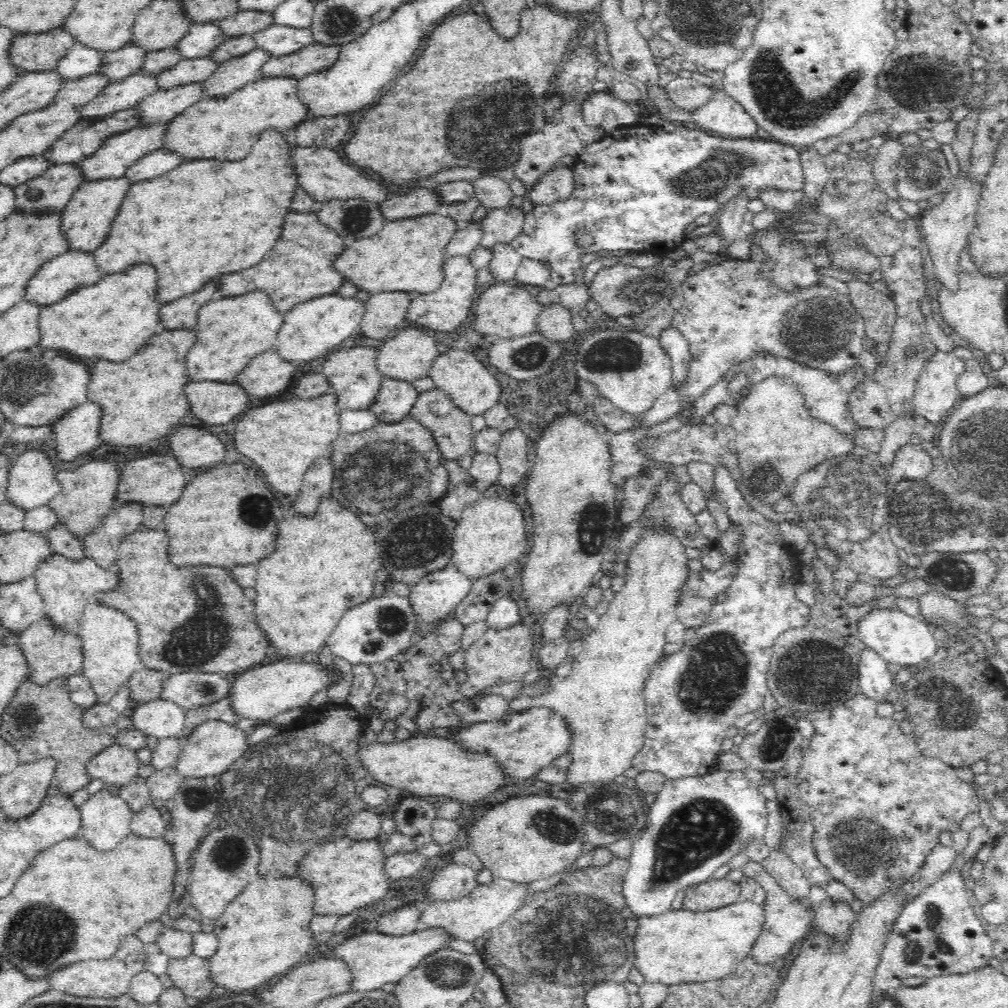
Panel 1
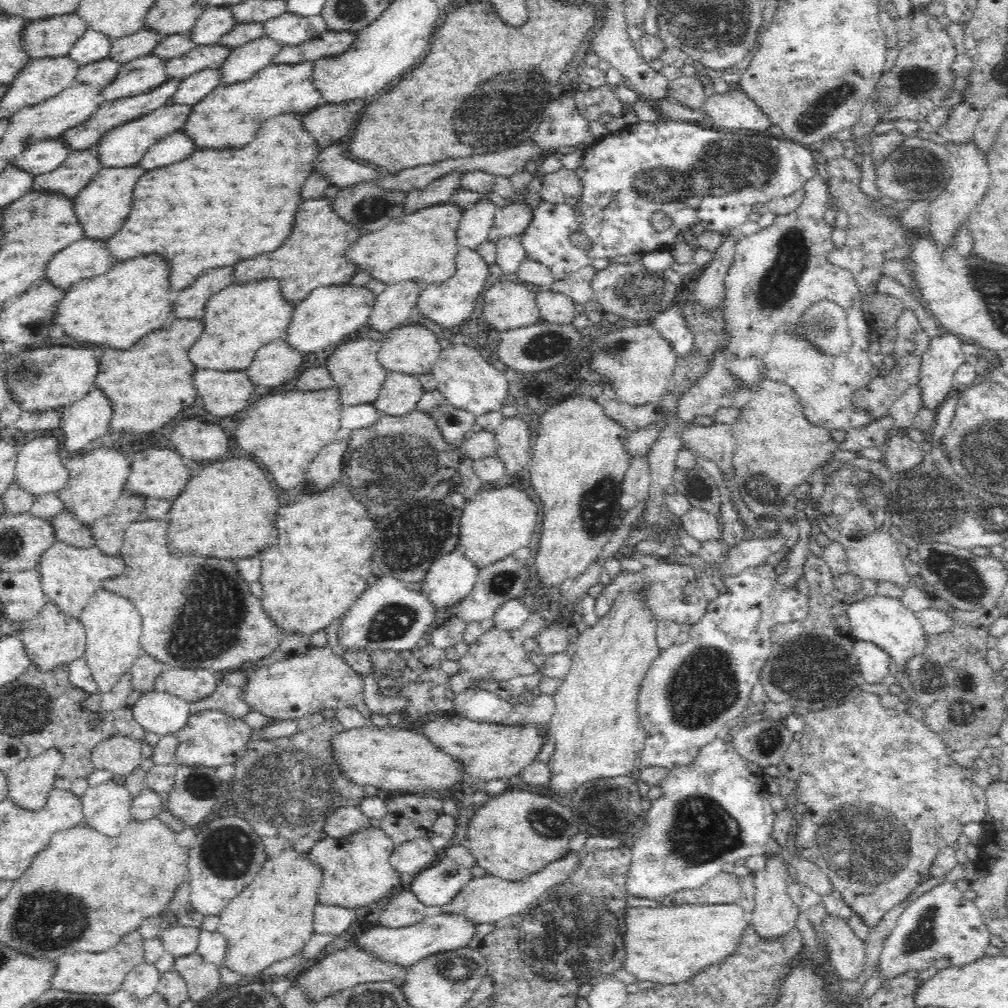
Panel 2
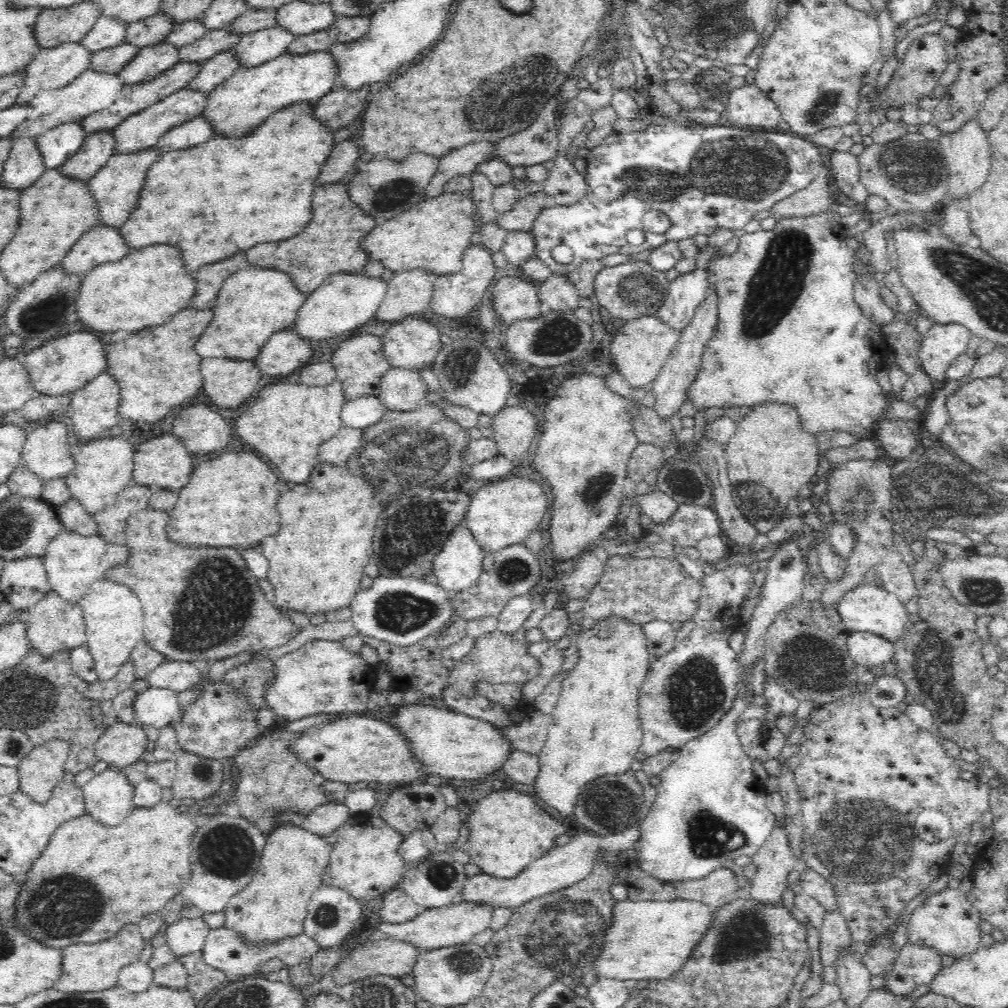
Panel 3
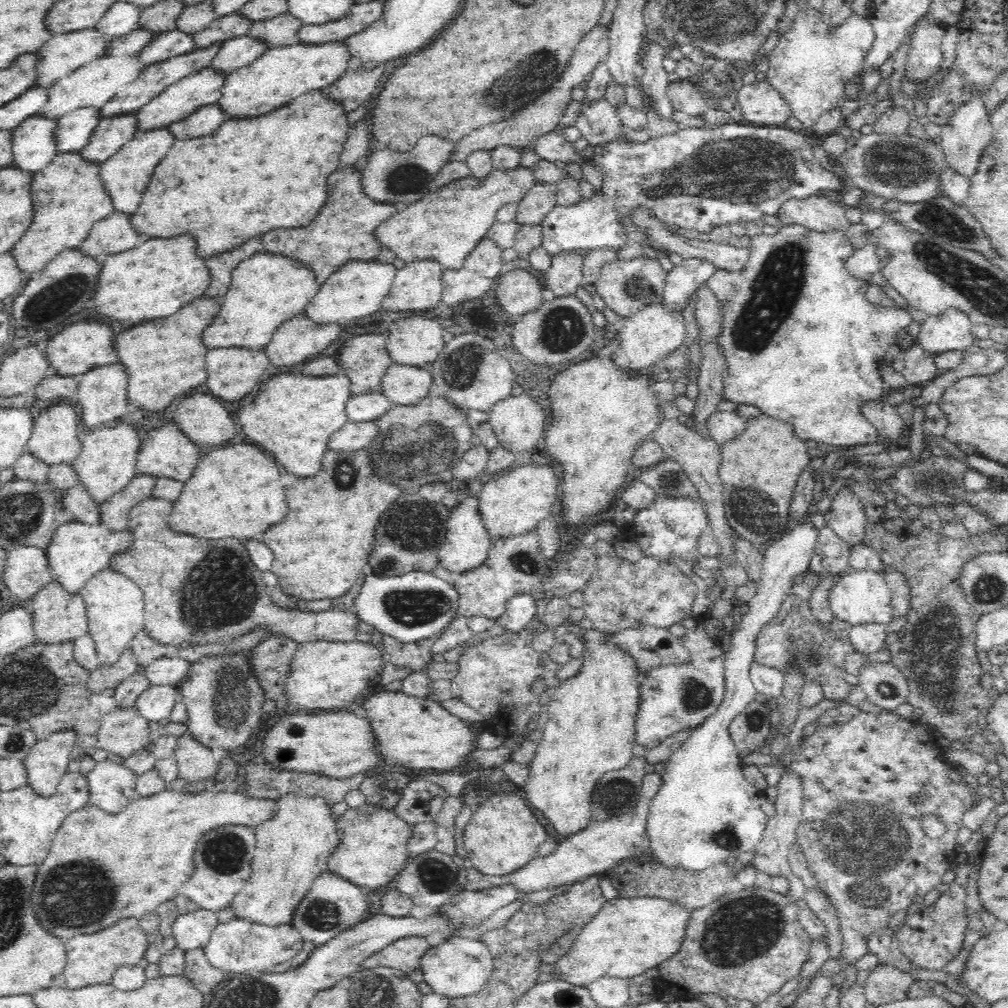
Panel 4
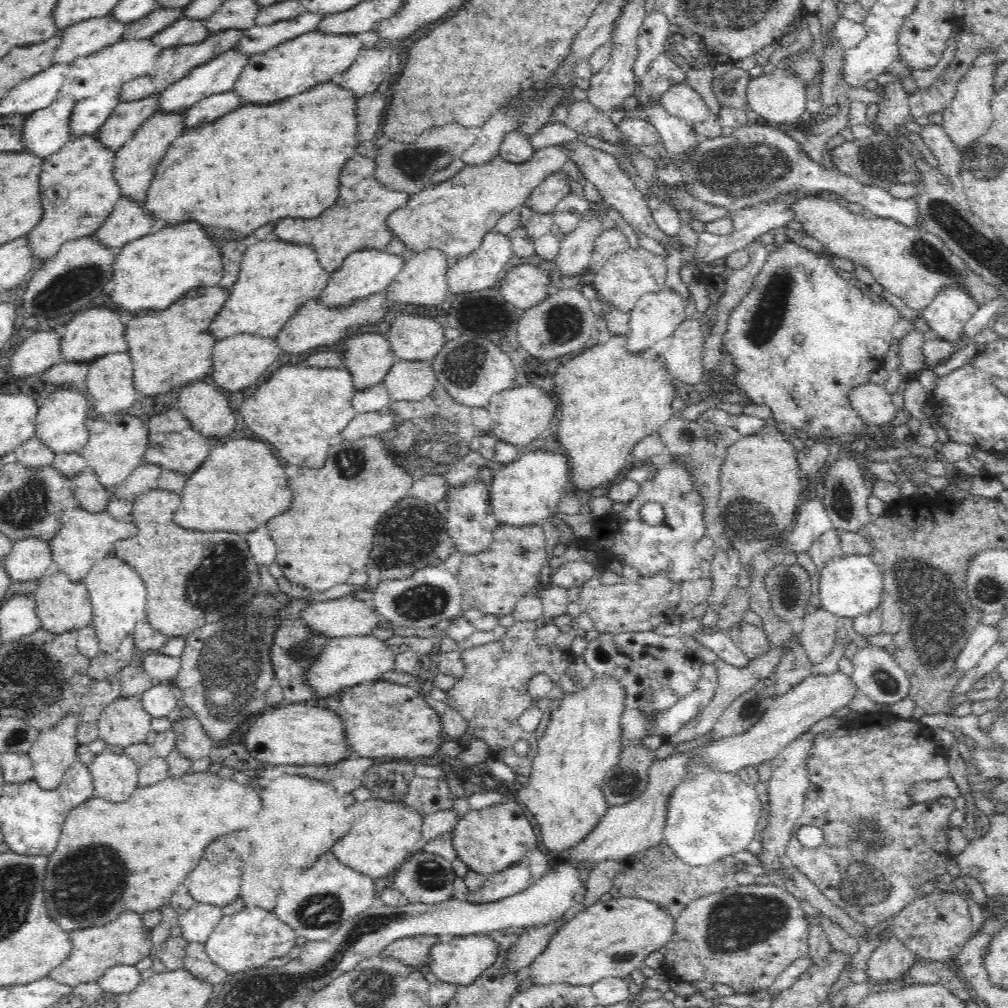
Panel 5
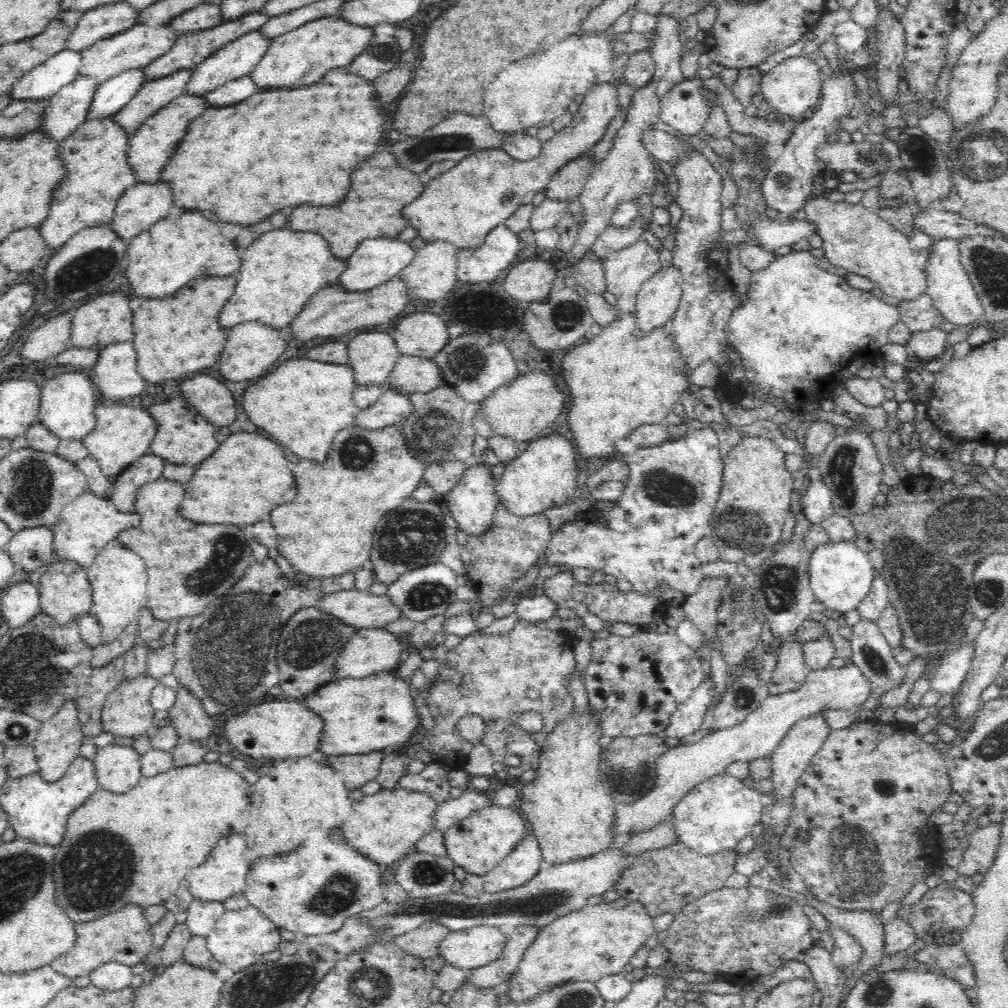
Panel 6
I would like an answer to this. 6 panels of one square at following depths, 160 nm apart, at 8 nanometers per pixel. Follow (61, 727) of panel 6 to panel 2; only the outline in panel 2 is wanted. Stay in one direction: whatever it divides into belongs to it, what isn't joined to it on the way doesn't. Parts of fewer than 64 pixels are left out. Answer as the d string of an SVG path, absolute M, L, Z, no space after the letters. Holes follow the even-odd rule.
M46 750L40 756L28 757L5 772L7 798L19 809L38 812L46 806L48 795L63 763L62 753Z

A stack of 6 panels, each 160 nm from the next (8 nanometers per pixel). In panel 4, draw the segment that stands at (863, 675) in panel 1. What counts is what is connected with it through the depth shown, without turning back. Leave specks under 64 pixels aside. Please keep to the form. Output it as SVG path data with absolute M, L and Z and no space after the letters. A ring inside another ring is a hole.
M881 624L851 626L849 639L854 651L868 658L870 654L878 654L889 648L886 646L886 626Z

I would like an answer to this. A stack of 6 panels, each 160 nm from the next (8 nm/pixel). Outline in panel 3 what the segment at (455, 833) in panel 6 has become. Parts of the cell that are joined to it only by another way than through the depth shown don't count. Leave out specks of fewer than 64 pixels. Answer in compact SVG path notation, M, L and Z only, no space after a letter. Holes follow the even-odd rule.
M502 790L486 796L476 804L470 814L469 839L466 850L470 853L471 862L482 869L482 872L496 878L514 878L529 864L548 854L556 838L567 834L568 826L548 810L540 808L534 796Z

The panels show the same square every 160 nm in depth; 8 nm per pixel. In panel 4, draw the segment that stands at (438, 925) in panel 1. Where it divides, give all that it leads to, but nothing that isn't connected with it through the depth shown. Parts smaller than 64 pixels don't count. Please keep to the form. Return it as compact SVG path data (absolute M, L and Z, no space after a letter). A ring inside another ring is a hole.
M656 772L646 773L643 779L640 799L630 814L624 814L620 818L612 820L592 821L582 830L571 834L563 839L558 839L558 846L554 852L547 856L536 856L527 862L522 868L504 876L492 876L482 874L467 865L466 890L482 891L494 887L511 886L519 896L523 894L534 894L544 890L558 890L560 886L571 887L582 879L592 875L604 875L604 872L616 866L629 857L637 857L648 853L650 841L647 837L647 816L653 799L657 796L659 787L662 784L660 774Z

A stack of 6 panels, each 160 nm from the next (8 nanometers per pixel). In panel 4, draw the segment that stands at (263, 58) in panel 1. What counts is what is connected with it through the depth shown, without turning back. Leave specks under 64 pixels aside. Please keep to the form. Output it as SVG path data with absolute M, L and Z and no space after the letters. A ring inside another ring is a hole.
M286 12L270 20L253 22L246 35L259 40L265 48L284 48L299 44L297 34L302 26L303 22L300 22L300 19Z

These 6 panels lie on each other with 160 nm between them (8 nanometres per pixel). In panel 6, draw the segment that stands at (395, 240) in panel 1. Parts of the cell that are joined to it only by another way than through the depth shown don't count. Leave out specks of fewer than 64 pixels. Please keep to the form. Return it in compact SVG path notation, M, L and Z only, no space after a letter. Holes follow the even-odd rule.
M600 81L593 84L584 94L578 113L574 116L572 124L559 130L555 135L542 143L541 153L530 161L518 161L506 154L501 148L480 149L463 158L459 164L444 172L435 180L426 181L425 189L419 198L402 208L402 217L407 225L418 230L418 239L434 243L443 241L454 246L456 250L471 250L482 246L487 235L497 226L512 216L520 206L532 204L532 199L539 194L548 182L574 158L585 155L590 148L594 148L604 136L612 122L612 118L620 112L618 100L618 85L614 81Z

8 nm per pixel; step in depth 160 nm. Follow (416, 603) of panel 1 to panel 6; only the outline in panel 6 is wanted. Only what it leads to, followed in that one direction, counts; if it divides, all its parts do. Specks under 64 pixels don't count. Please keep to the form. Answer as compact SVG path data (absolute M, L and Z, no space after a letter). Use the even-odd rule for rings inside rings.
M469 461L469 468L462 474L458 486L455 486L450 492L447 492L442 498L442 504L445 510L451 513L456 522L457 527L466 532L470 537L484 536L489 532L494 515L497 511L497 503L499 499L495 493L496 480L493 478L489 468L478 461Z

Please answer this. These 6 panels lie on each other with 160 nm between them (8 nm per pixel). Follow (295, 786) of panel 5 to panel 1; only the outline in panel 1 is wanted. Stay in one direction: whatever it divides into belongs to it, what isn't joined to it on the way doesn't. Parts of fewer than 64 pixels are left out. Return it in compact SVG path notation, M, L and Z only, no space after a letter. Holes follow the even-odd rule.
M277 873L260 877L252 885L247 886L226 907L226 912L213 919L213 933L218 939L218 948L209 958L209 977L214 986L220 986L228 992L242 994L242 992L257 992L256 988L268 987L277 981L278 977L286 974L297 964L311 956L311 947L314 935L310 931L314 902L313 890L304 884L295 874L290 877L282 877Z

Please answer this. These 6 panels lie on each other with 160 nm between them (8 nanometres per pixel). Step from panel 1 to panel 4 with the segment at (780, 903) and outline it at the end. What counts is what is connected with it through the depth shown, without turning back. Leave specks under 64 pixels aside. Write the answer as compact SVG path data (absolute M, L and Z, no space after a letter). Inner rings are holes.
M781 770L781 779L776 786L778 798L774 803L776 814L769 818L762 842L755 849L752 864L760 872L765 872L768 876L783 876L788 878L792 874L792 867L788 862L788 853L792 843L797 840L797 828L801 819L802 808L802 785L800 785L798 775L791 770Z

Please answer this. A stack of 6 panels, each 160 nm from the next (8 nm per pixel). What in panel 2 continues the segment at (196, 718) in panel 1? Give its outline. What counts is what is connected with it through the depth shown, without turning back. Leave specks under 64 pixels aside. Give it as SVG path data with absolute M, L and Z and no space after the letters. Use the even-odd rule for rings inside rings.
M238 670L221 675L219 688L214 693L200 702L190 703L190 716L203 711L218 711L230 719L244 718L252 712L241 697L248 675L249 672Z

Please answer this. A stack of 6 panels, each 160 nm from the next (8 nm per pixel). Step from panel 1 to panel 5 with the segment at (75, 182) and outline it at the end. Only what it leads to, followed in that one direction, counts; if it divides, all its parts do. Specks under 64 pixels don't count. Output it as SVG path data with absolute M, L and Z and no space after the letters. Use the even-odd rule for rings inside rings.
M158 96L142 98L138 102L118 103L100 130L95 139L112 153L118 152L154 113L157 107Z

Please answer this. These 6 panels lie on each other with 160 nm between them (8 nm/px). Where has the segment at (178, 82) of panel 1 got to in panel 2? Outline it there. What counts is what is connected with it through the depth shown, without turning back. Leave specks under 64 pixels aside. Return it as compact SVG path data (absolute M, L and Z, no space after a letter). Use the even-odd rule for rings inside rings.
M220 44L194 47L184 56L166 62L167 80L181 81L206 68L219 69L230 53L229 48Z

